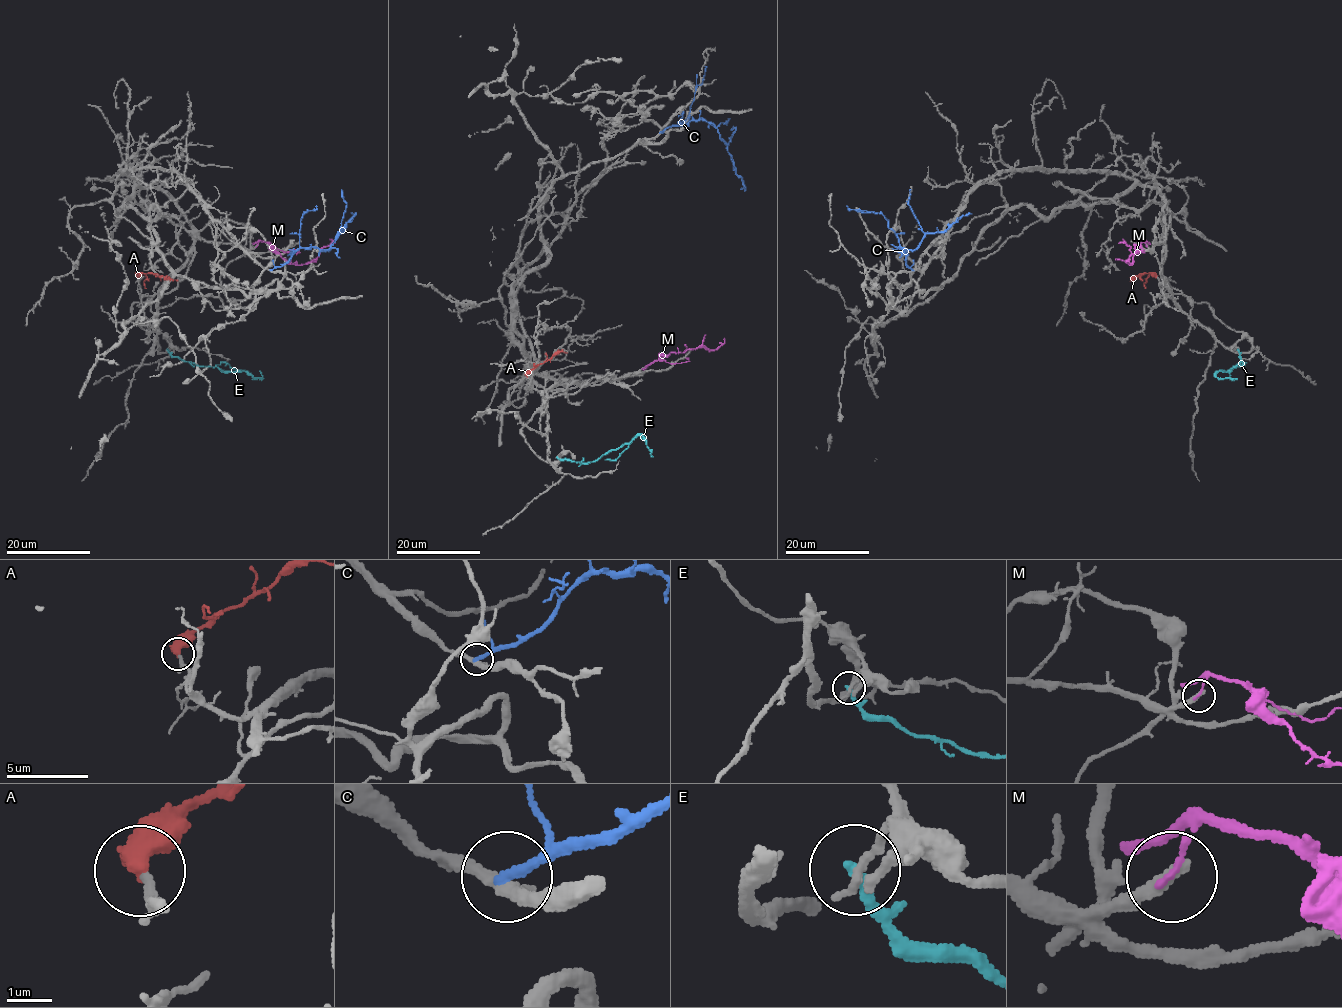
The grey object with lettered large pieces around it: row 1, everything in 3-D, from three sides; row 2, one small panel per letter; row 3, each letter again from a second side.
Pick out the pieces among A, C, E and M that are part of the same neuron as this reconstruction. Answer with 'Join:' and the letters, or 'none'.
Join: A

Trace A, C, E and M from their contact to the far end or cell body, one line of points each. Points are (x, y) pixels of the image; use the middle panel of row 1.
A: (527, 376), (560, 351), (567, 352)
C: (660, 132), (673, 126), (705, 119), (727, 146), (733, 169), (741, 178), (744, 191)
E: (557, 458), (593, 462), (640, 434), (652, 449), (649, 450)
M: (647, 366), (672, 352), (702, 347), (715, 349), (724, 342), (724, 338)

